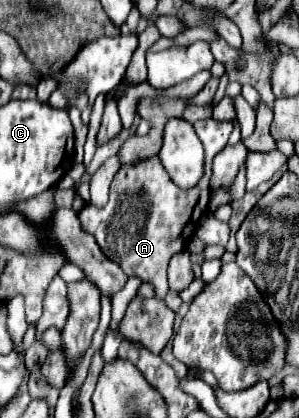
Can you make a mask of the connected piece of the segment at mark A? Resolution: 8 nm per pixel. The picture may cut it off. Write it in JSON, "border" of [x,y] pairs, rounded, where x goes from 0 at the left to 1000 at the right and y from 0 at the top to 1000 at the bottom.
{"border":[[[672,285],[652,294],[652,313],[686,352],[692,371],[692,409],[659,447],[639,457],[599,452],[525,371],[465,380],[431,395],[405,395],[398,414],[371,438],[365,481],[351,495],[284,490],[264,510],[264,529],[291,557],[304,557],[338,591],[338,600],[371,620],[391,624],[398,639],[425,658],[472,663],[492,677],[518,682],[525,715],[552,715],[559,687],[559,629],[565,620],[612,600],[639,562],[652,557],[652,538],[666,538],[679,510],[699,495],[699,428],[706,428],[706,395],[712,376],[759,347],[779,299],[759,289],[719,285]]]}

